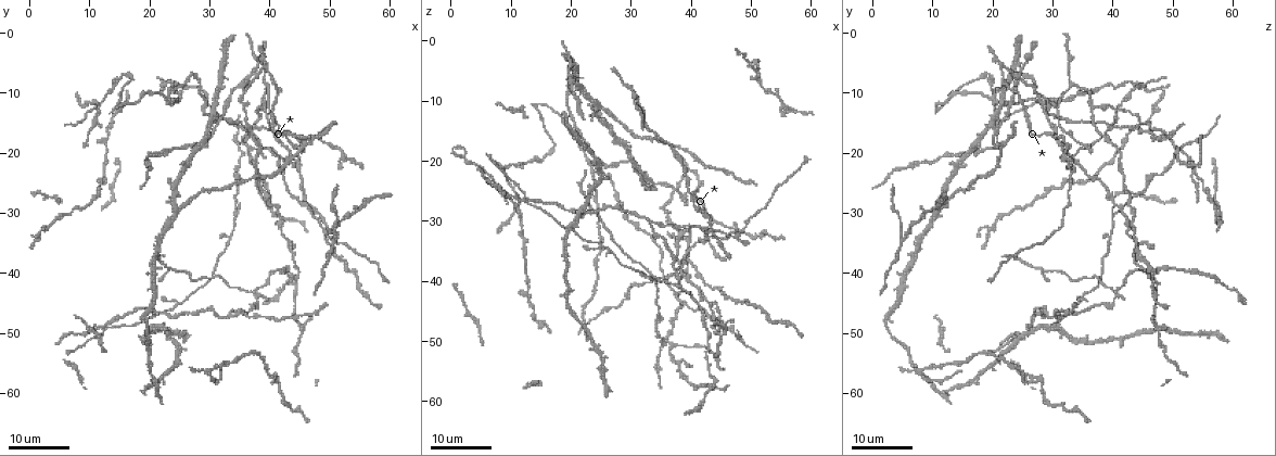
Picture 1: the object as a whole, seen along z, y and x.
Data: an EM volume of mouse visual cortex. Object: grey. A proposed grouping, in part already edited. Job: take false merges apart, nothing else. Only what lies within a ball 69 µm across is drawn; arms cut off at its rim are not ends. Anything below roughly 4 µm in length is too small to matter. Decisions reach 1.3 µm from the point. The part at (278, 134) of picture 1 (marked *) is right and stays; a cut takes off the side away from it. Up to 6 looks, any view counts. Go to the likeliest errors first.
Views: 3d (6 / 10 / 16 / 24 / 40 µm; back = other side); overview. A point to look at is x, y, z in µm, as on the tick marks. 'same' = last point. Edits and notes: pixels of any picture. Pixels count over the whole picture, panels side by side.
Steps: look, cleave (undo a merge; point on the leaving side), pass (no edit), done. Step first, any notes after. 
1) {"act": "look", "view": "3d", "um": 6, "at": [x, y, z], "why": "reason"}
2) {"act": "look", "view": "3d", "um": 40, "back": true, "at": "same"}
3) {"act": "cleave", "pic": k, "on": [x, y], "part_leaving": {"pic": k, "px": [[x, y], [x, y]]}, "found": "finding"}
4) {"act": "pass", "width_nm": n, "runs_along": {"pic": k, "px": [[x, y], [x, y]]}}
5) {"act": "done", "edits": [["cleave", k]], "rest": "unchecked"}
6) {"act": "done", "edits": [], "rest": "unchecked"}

{"act": "look", "view": "3d", "um": 24, "at": [12.5, 49.5, 27.0], "why": "thin arm on a thick one"}

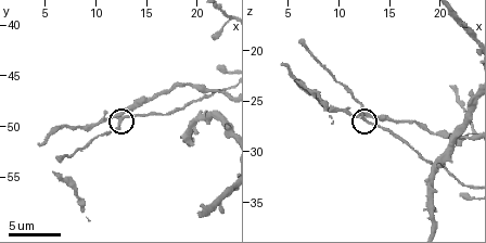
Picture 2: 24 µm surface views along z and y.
{"act": "look", "view": "3d", "um": 6, "at": [12.6, 49.4, 26.8]}

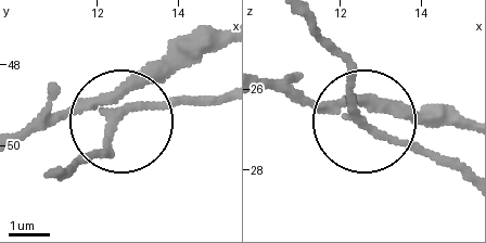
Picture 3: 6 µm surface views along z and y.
{"act": "cleave", "pic": 3, "on": [105, 150], "arms": 4, "part_leaving": {"pic": 3, "px": [[91, 105], [222, 102]]}, "found": "a second neuron is stuck on"}

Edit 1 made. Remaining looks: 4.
{"act": "look", "view": "3d", "um": 16, "at": [37.5, 43.5, 40.5], "why": "four or more arms meet"}

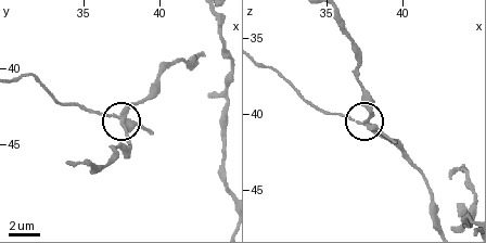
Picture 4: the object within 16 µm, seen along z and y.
{"act": "look", "view": "3d", "um": 10, "at": [37.4, 43.4, 40.6]}

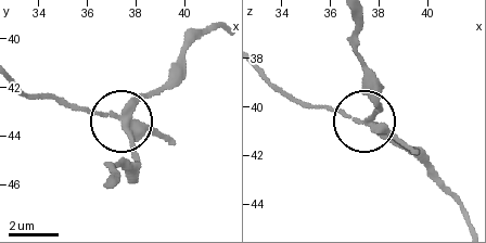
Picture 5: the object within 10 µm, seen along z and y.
{"act": "cleave", "pic": 5, "on": [91, 113], "arms": 4, "part_leaving": {"pic": 5, "px": [[125, 120], [21, 90]]}, "found": "a second neuron is stuck on"}

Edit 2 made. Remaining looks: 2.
{"act": "done", "edits": [["cleave", 3], ["cleave", 5]], "rest": "unchecked"}

